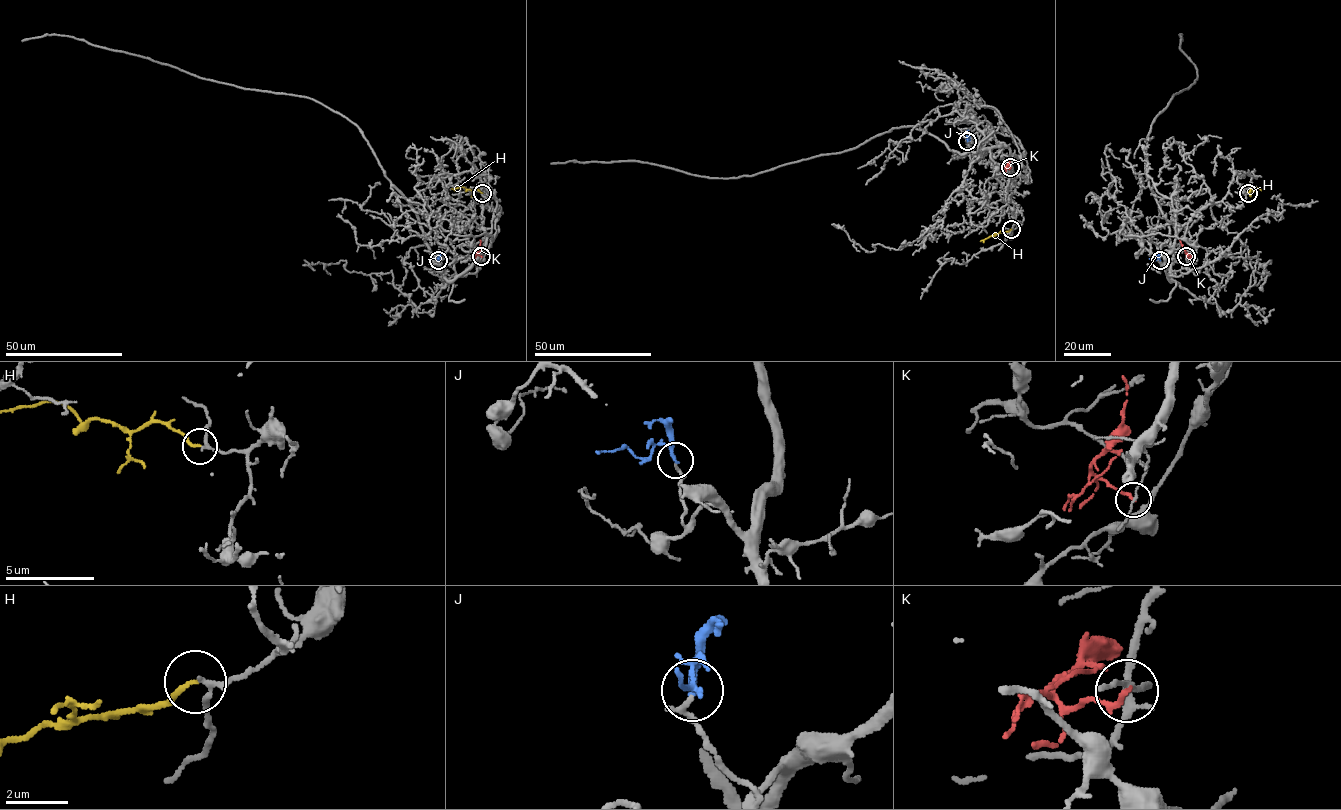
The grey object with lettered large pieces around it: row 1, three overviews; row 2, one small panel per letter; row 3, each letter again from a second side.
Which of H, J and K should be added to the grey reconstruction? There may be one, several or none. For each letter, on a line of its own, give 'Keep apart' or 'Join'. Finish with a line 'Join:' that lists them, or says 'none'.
H: Join
J: Join
K: Keep apart
Join: H, J

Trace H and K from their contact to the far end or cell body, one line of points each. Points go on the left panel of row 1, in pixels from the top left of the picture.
H: (482, 192), (463, 187), (451, 189)
K: (481, 256), (476, 252), (480, 240)

